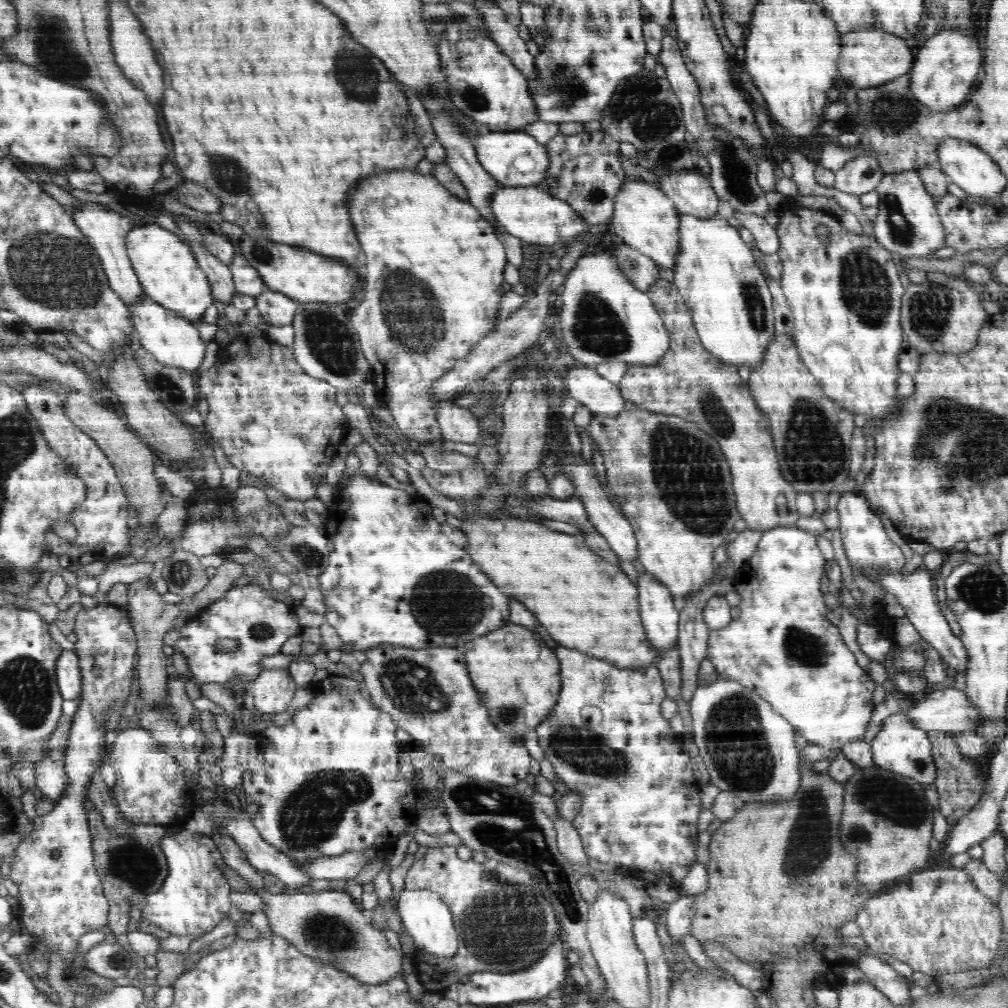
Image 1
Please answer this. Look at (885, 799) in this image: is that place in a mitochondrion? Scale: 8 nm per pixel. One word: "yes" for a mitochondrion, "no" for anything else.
yes

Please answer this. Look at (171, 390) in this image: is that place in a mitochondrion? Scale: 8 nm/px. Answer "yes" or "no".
yes

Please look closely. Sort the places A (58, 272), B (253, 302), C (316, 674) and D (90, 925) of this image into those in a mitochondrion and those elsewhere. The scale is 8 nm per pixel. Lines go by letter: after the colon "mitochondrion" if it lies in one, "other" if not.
A: mitochondrion
B: other
C: other
D: other

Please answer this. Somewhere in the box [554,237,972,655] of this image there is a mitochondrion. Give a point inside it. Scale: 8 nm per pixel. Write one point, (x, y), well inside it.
(687, 471)

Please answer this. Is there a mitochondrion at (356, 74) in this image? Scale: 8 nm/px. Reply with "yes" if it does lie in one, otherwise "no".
yes

